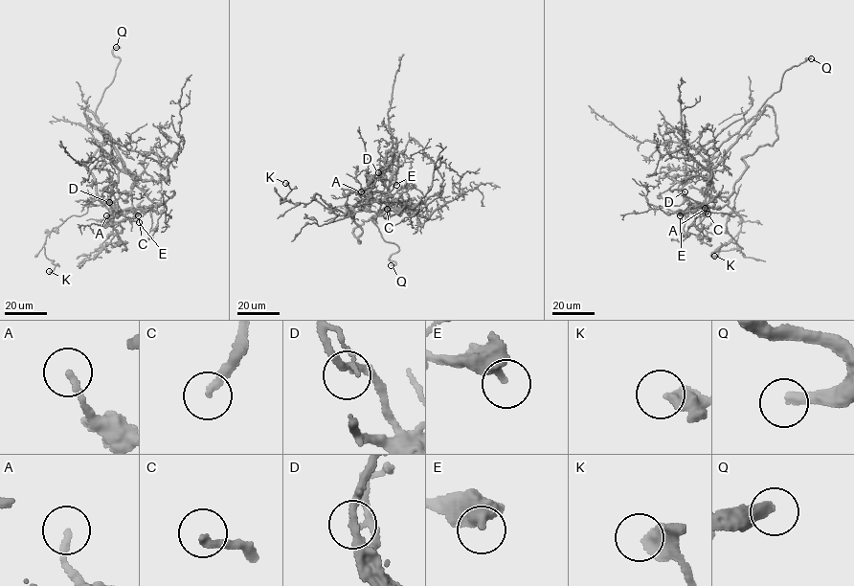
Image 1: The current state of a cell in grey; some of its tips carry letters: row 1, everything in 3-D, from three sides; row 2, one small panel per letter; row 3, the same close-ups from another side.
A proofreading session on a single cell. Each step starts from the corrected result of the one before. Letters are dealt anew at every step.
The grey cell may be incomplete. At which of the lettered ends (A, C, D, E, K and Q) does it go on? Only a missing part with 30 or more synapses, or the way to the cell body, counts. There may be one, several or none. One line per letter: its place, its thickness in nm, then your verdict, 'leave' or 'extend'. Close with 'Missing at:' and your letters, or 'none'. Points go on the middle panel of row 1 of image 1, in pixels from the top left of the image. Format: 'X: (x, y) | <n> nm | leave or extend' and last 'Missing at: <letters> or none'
A: (361, 191) | 190 nm | leave
C: (387, 209) | 240 nm | extend
D: (378, 172) | 190 nm | leave
E: (396, 185) | 420 nm | leave
K: (285, 183) | 440 nm | leave
Q: (391, 265) | 380 nm | extend
Missing at: C, Q

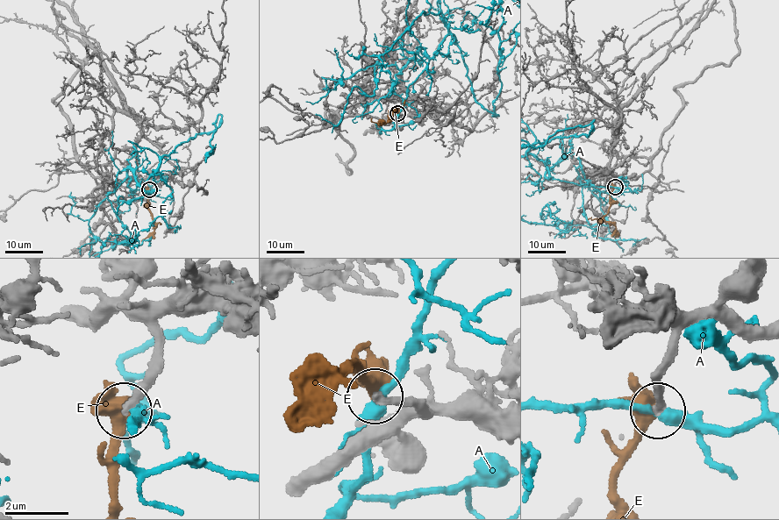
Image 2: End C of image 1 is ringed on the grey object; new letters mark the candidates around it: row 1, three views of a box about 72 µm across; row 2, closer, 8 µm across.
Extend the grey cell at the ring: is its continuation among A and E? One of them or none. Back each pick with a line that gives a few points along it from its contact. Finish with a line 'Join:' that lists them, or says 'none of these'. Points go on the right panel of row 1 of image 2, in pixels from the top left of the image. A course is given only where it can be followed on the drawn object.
E: Its course: (615, 186), (610, 195), (609, 211), (604, 217), (616, 228), (618, 233), (614, 237)
Join: E

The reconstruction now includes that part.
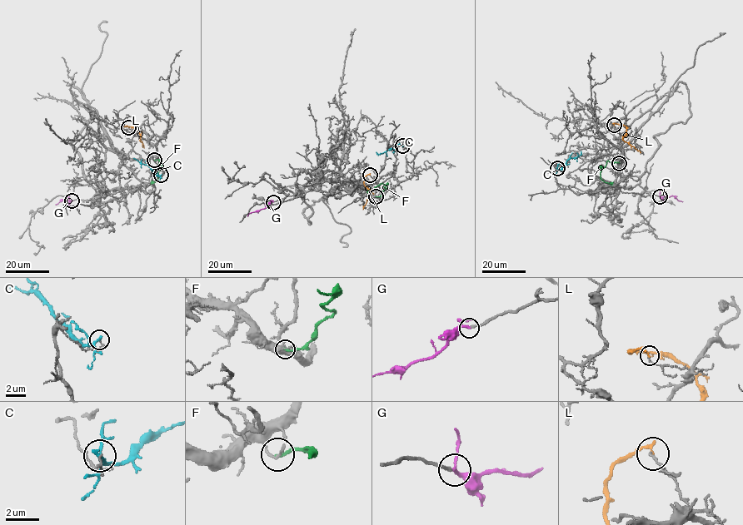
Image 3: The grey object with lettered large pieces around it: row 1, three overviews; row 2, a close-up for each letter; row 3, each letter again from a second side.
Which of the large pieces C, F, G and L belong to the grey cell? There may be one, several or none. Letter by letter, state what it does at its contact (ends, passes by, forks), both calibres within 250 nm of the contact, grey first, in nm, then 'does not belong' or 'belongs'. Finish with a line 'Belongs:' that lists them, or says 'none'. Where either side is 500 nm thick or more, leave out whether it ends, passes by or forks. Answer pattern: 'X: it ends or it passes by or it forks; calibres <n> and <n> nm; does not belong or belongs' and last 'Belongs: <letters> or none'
C: it passes by; calibres 120 and 160 nm; does not belong
F: it ends; calibres 170 and 170 nm; does not belong
G: it passes by; calibres 190 and 140 nm; belongs
L: it ends; calibres 110 and 160 nm; does not belong
Belongs: G

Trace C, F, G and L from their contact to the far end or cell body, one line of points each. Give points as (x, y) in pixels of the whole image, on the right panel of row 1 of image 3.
C: (557, 169), (565, 165), (570, 159), (578, 156), (580, 151)
F: (620, 162), (608, 161), (601, 168), (600, 178), (608, 183), (613, 181)
G: (659, 196), (673, 195), (683, 201)
L: (614, 125), (626, 126), (623, 139), (640, 152)

